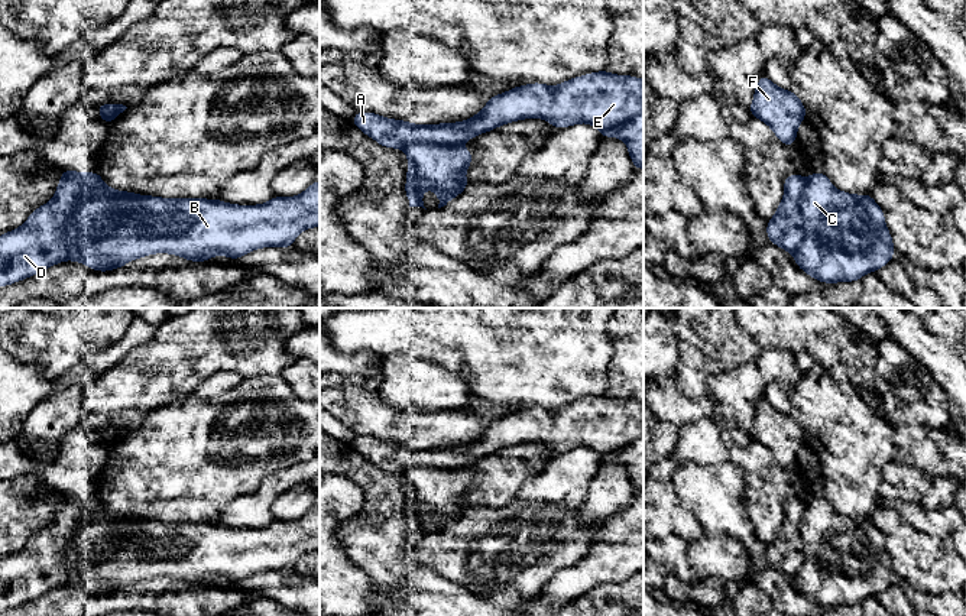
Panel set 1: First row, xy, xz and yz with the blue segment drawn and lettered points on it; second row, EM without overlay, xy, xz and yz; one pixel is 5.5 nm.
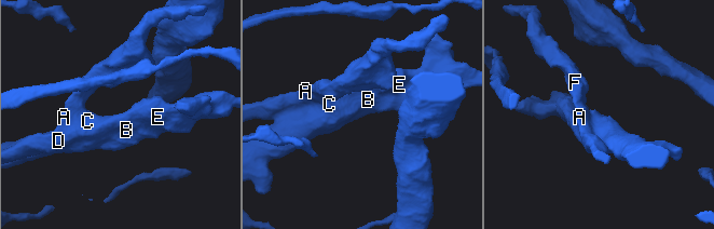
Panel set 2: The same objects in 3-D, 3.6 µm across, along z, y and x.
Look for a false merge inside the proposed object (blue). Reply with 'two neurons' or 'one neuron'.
two neurons

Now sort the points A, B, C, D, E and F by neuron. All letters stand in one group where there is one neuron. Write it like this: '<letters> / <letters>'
A D E F / B C

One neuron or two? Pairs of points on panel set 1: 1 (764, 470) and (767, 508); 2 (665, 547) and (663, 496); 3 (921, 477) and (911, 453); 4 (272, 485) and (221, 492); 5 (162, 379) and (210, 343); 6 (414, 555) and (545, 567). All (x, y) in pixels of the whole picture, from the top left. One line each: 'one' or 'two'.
1: one
2: two
3: two
4: two
5: one
6: one

